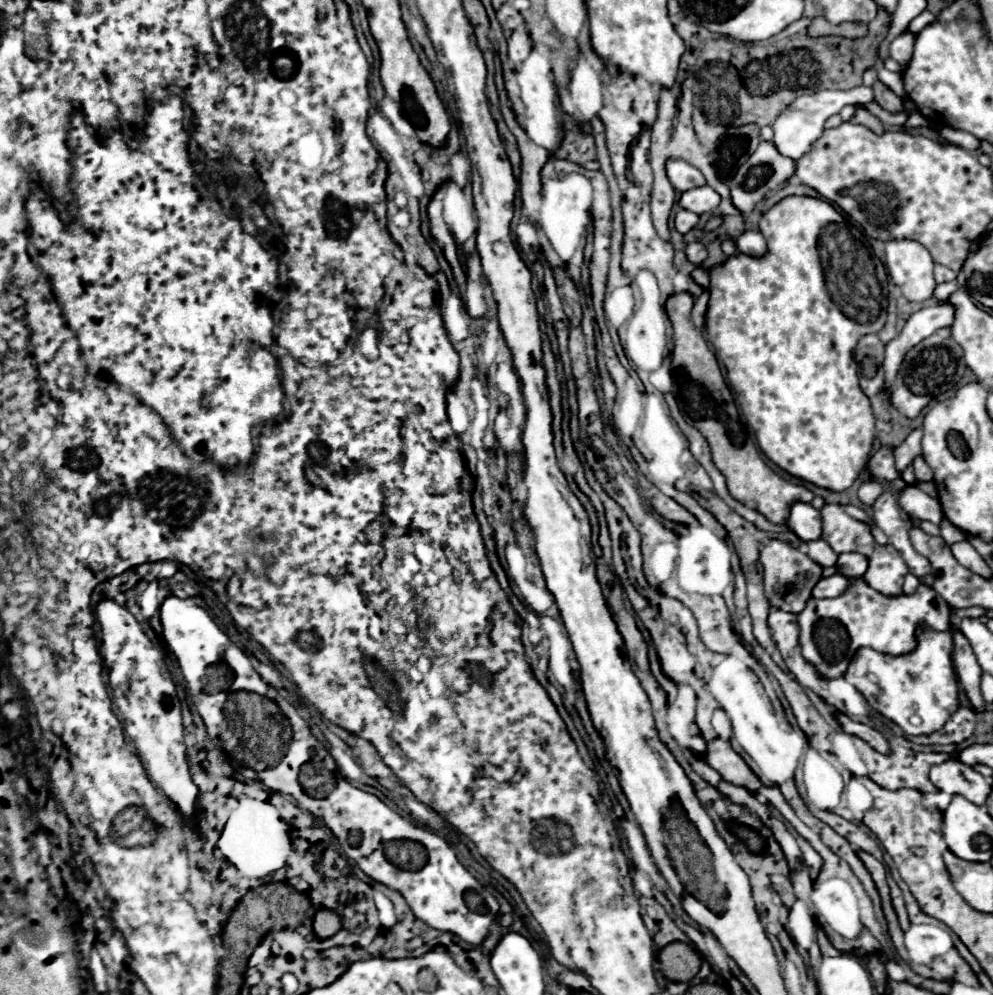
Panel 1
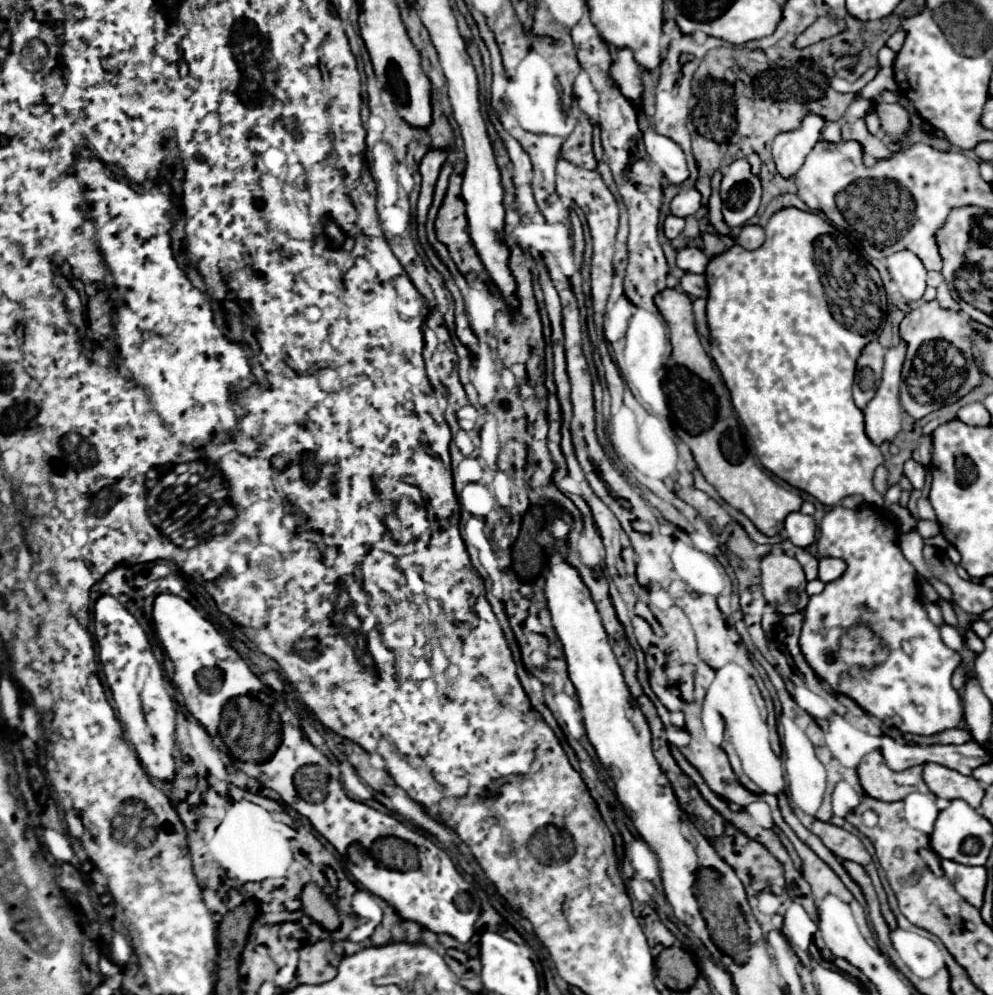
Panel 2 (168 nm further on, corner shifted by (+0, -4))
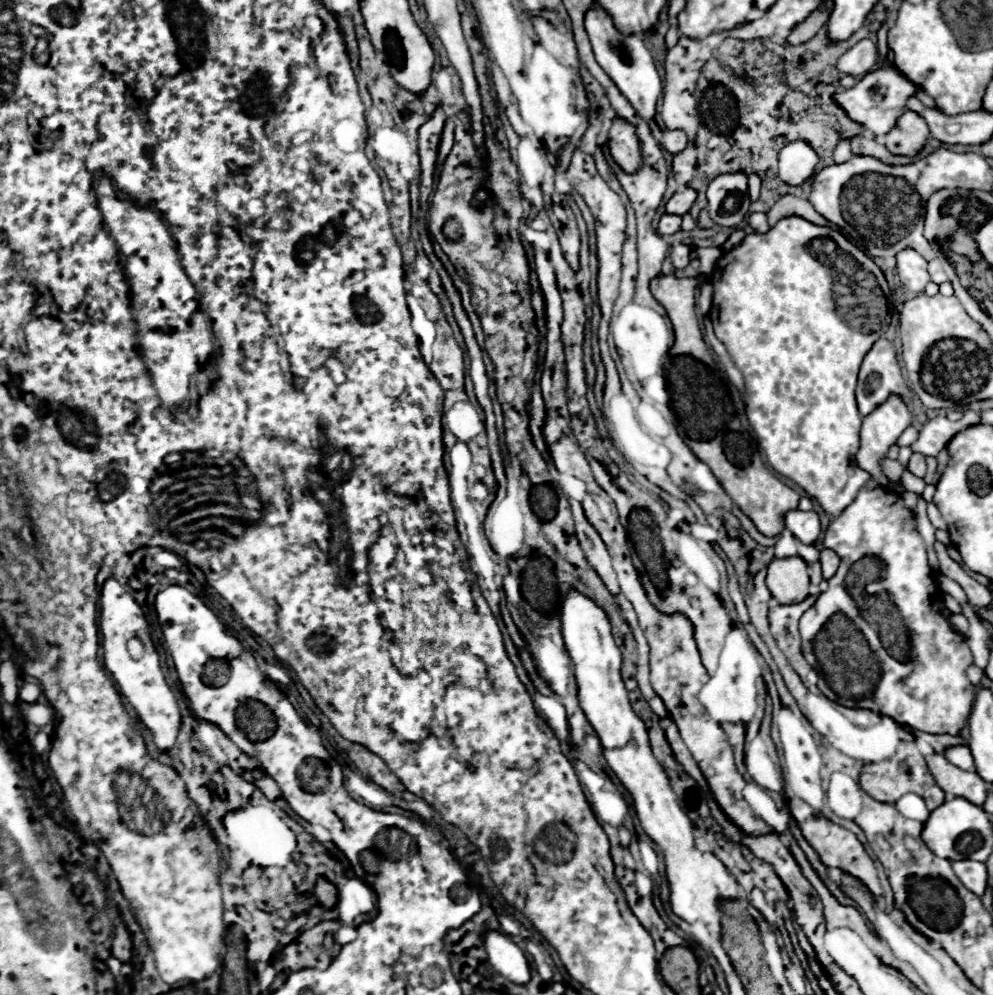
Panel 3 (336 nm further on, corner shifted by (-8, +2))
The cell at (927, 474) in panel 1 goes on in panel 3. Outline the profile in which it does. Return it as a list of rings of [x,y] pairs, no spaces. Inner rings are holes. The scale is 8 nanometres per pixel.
[[[912,453],[910,461],[908,461],[908,471],[914,473],[916,477],[924,477],[926,473],[926,459],[922,453]]]

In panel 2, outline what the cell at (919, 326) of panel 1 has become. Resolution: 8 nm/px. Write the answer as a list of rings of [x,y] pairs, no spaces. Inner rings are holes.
[[[900,341],[896,347],[890,347],[884,361],[882,371],[882,383],[874,395],[874,399],[864,409],[866,417],[866,433],[876,441],[876,445],[882,445],[884,441],[890,441],[896,437],[902,425],[902,407],[898,399],[900,389],[900,371],[906,357],[908,345]]]

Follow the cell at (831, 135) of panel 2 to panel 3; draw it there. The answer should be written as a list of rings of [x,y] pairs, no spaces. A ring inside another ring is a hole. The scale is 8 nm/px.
[[[838,143],[834,151],[834,163],[846,163],[850,157],[852,157],[850,143]]]

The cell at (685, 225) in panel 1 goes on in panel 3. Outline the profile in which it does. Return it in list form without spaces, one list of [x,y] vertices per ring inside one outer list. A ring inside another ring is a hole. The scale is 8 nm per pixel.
[[[662,215],[660,223],[658,223],[658,233],[672,235],[680,229],[680,223],[682,223],[682,217],[678,217],[678,215]]]

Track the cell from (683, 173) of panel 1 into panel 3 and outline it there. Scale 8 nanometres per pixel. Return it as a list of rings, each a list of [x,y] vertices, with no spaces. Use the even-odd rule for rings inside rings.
[[[594,3],[586,15],[584,15],[584,29],[590,37],[590,43],[592,43],[592,51],[594,51],[594,57],[598,61],[598,65],[606,71],[606,75],[618,85],[618,89],[626,95],[626,99],[630,101],[630,105],[636,109],[636,113],[650,125],[656,141],[666,147],[666,151],[670,155],[674,155],[676,151],[682,151],[686,147],[686,135],[684,131],[666,131],[662,133],[658,129],[658,125],[654,123],[654,113],[656,113],[656,99],[660,97],[662,93],[662,81],[660,81],[660,75],[654,67],[654,59],[652,59],[652,53],[648,51],[648,47],[644,45],[644,39],[642,35],[638,33],[632,33],[632,35],[624,35],[616,29],[610,13],[600,7],[598,3]]]

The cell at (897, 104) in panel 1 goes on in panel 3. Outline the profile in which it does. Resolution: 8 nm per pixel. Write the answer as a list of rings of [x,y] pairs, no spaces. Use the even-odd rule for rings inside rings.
[[[906,111],[898,119],[896,127],[888,135],[884,135],[882,143],[888,147],[892,155],[914,157],[924,149],[928,139],[930,139],[930,131],[924,119],[914,111]]]

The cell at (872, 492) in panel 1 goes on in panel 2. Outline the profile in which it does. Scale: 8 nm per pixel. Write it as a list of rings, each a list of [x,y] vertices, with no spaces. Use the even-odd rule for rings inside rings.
[[[878,467],[876,469],[876,473],[874,473],[874,489],[878,491],[878,493],[886,493],[886,477],[888,477],[888,471],[886,471],[886,467]]]

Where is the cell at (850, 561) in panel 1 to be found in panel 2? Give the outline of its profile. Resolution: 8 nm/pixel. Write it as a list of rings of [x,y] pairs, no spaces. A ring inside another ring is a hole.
[[[822,557],[820,559],[820,575],[818,575],[818,579],[822,583],[830,583],[830,581],[836,581],[838,577],[842,577],[844,571],[846,571],[846,563],[842,559]]]

